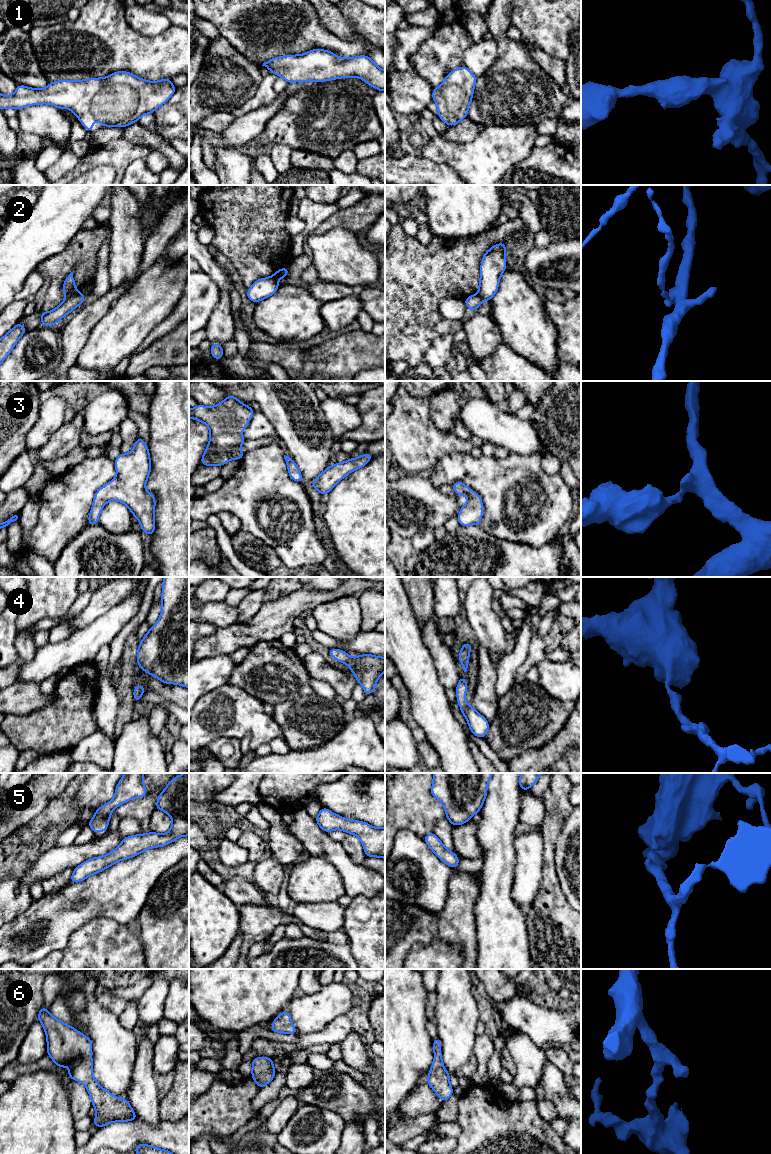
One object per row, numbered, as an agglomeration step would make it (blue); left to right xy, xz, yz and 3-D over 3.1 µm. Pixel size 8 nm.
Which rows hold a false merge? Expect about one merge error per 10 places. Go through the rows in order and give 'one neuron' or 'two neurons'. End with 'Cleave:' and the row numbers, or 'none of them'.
1: one neuron
2: one neuron
3: one neuron
4: one neuron
5: one neuron
6: one neuron
Cleave: none of them

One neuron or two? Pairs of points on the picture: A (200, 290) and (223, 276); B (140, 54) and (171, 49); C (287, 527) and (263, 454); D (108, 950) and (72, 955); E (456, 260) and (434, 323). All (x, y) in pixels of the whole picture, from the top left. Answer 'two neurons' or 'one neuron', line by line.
A: two neurons
B: one neuron
C: one neuron
D: one neuron
E: one neuron

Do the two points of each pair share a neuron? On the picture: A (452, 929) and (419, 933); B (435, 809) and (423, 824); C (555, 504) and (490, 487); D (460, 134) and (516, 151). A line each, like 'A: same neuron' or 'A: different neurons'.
A: different neurons
B: same neuron
C: same neuron
D: different neurons

